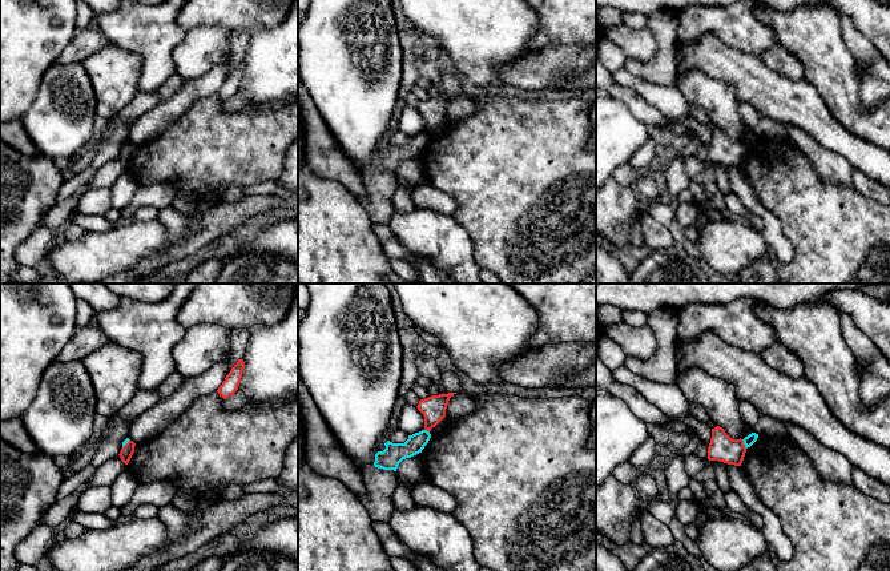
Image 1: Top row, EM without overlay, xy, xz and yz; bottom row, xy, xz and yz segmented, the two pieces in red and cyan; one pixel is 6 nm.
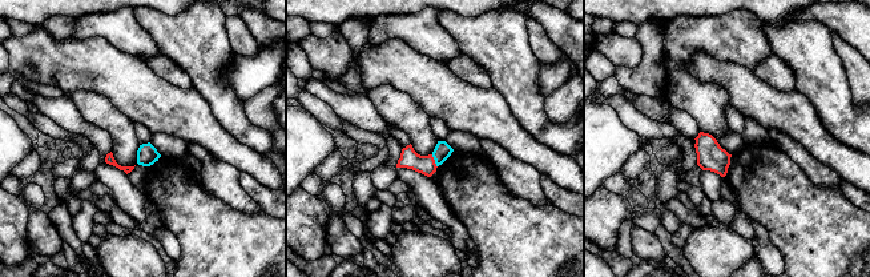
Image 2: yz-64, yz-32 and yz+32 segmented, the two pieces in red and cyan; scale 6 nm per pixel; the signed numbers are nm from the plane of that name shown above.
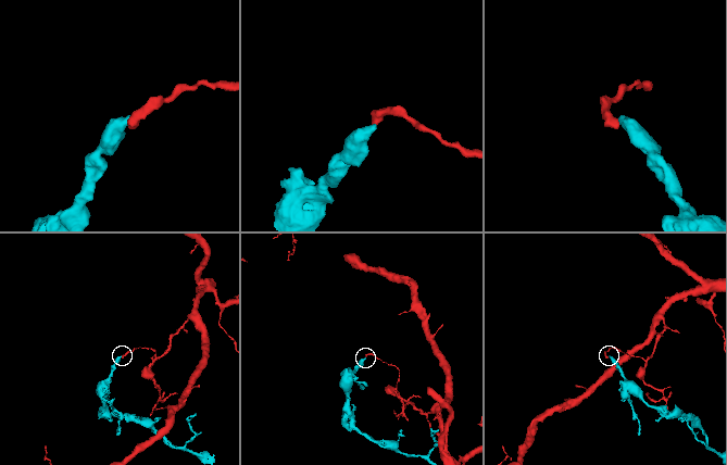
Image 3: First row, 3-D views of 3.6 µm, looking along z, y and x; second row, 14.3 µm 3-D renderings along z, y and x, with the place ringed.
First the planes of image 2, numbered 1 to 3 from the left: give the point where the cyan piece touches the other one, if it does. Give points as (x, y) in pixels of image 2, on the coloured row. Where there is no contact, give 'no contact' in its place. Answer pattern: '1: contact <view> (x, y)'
1: no contact
2: contact yz-32 (434, 161)
3: no contact

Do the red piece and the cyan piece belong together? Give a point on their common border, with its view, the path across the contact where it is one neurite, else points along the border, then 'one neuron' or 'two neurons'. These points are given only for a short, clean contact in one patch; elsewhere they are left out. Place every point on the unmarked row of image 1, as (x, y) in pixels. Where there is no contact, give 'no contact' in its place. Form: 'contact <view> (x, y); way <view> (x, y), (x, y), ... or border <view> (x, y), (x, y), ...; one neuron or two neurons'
contact yz (742, 145); border yz (741, 141), (746, 149); two neurons

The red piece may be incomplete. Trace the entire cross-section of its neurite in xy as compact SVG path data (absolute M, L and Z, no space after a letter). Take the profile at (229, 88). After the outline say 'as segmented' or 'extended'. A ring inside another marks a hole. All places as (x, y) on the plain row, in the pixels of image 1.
M238 61L238 64L231 69L230 75L226 77L222 87L218 89L217 95L220 96L220 98L226 101L238 92L243 71L243 61Z | as segmented

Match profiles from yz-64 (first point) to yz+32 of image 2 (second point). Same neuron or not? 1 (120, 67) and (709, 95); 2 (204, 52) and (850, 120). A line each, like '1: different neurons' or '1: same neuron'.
1: different neurons
2: same neuron

